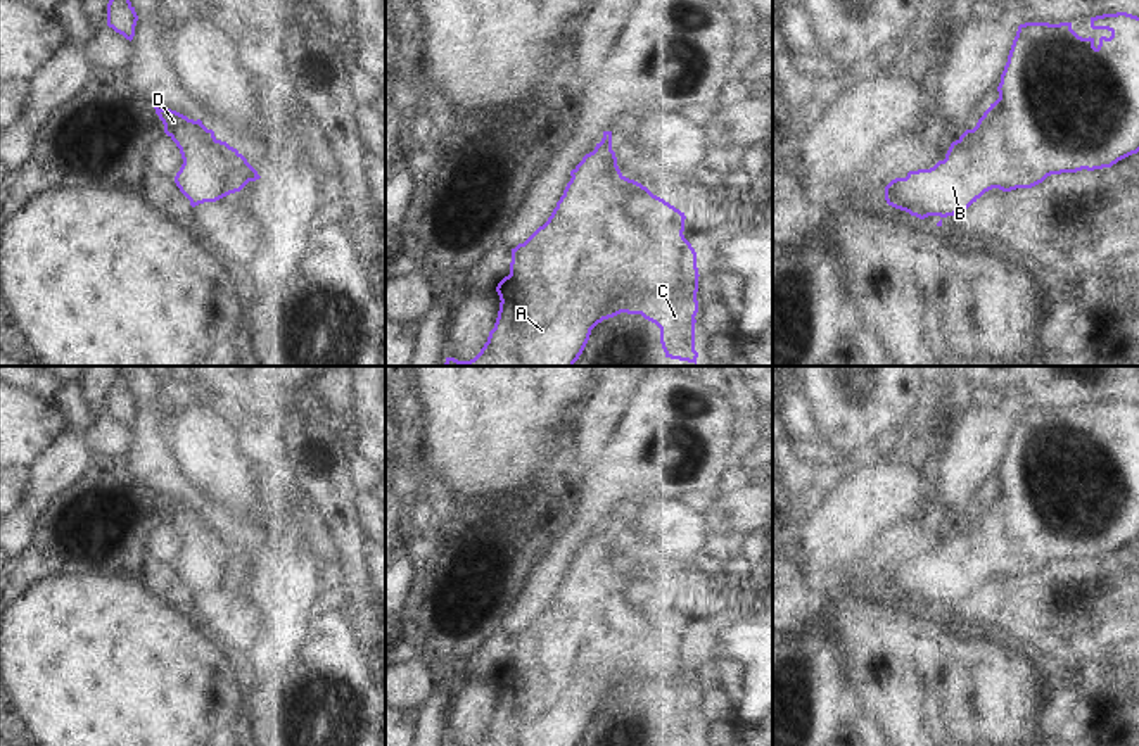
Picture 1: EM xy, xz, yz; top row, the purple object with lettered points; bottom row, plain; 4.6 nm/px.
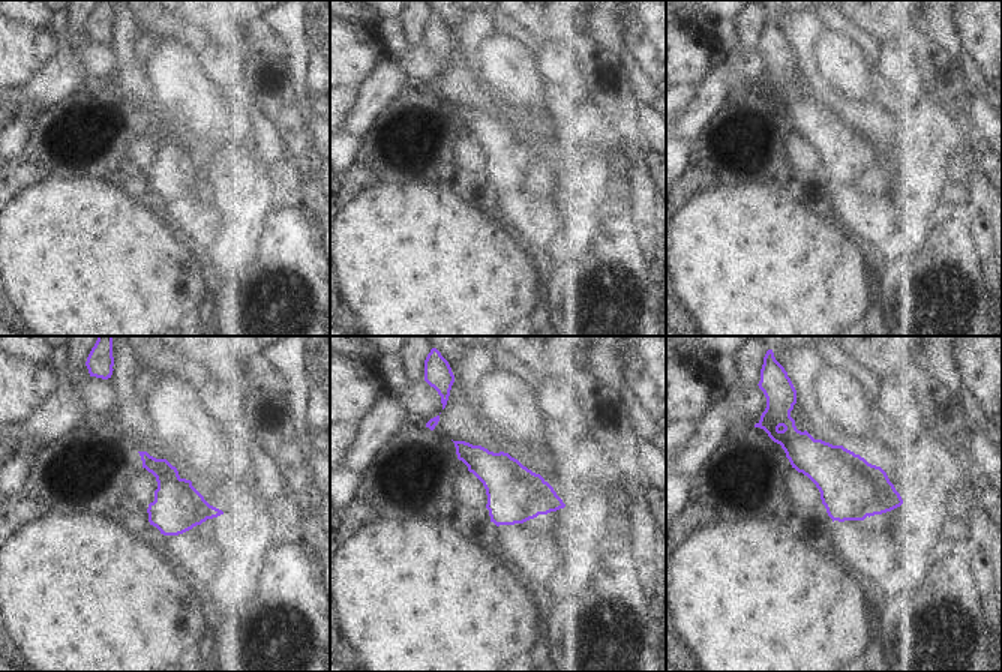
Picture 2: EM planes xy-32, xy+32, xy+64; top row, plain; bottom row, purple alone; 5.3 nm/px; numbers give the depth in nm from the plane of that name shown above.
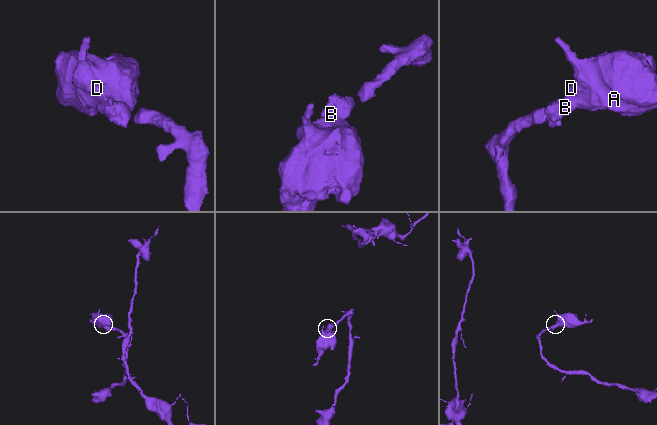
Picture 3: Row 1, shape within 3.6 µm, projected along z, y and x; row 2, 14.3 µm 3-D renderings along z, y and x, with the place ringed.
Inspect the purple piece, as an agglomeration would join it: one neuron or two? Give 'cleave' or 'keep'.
keep

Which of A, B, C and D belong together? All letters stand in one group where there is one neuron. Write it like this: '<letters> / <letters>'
A B C D

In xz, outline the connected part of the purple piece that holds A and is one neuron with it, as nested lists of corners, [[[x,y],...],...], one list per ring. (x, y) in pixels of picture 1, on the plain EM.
[[[603,518],[601,528],[582,544],[570,563],[548,608],[512,635],[510,661],[496,673],[501,689],[494,715],[474,746],[579,746],[591,717],[620,699],[641,701],[655,710],[665,744],[697,746],[695,703],[700,661],[697,639],[683,622],[684,599],[620,560],[612,537],[612,518]]]

